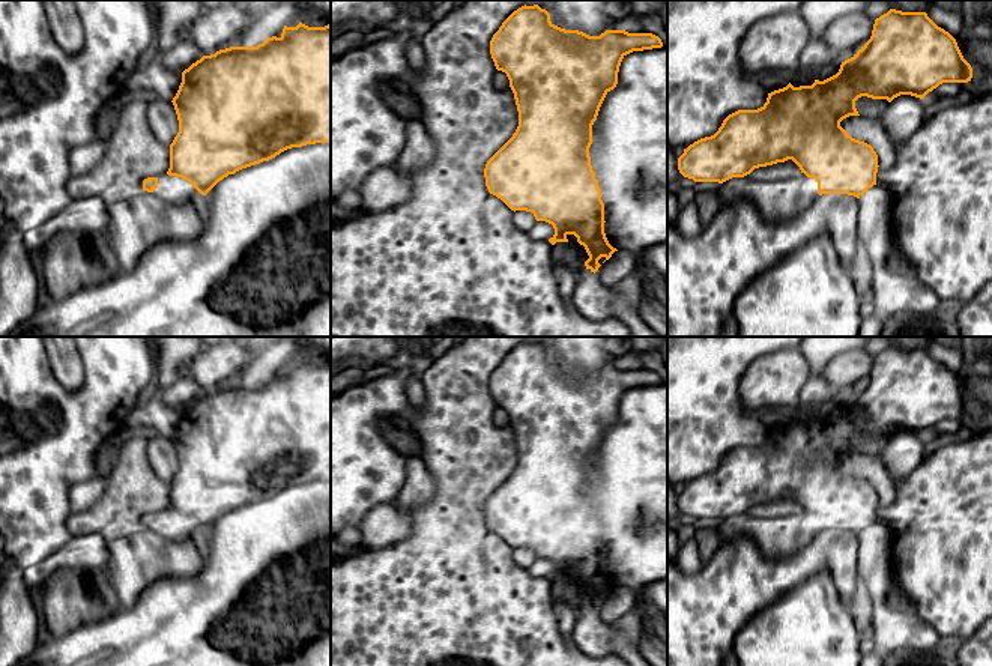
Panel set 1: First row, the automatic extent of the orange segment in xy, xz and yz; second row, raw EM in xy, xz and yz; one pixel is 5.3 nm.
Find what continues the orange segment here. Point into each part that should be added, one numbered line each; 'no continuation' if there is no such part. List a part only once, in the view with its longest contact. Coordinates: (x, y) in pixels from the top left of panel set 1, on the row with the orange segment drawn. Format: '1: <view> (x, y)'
1: xy (172, 190)

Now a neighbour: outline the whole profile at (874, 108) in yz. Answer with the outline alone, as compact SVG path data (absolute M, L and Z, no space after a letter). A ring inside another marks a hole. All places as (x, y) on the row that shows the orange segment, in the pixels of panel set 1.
M861 96L855 101L855 108L860 116L879 119L887 110L888 104L890 102L887 99L872 99L867 96Z

